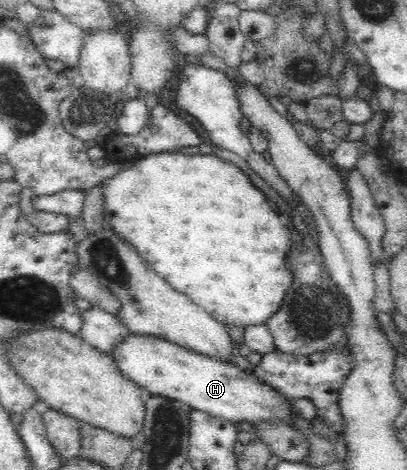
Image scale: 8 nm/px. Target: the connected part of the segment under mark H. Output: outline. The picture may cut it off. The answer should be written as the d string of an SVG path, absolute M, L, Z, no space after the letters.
M129 334L124 340L111 353L111 356L117 367L125 375L129 376L137 385L147 389L150 394L176 399L191 409L203 411L217 419L231 421L235 424L249 423L254 427L261 422L263 424L283 422L283 424L289 424L289 426L295 428L296 420L301 417L301 414L294 409L293 399L285 397L272 384L257 377L253 370L248 372L239 369L237 365L230 361L225 362L221 359L199 354L157 336Z

